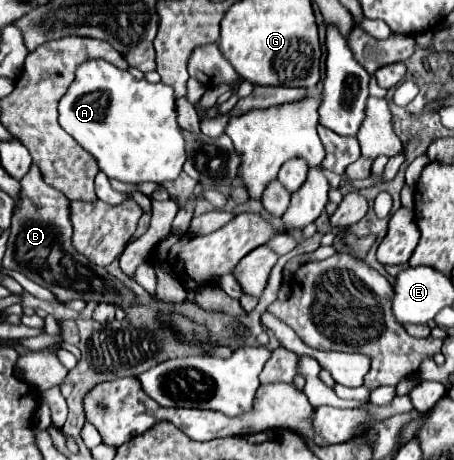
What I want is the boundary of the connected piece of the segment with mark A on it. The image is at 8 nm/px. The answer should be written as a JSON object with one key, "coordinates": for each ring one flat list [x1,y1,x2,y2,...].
{"coordinates":[[89,60,77,68,73,84,59,102,59,124,97,160,99,170,113,180,127,184,163,184,177,180,183,170,185,138,177,124,173,88,161,82,149,84,147,80,137,80,127,70,119,70,105,60]]}

